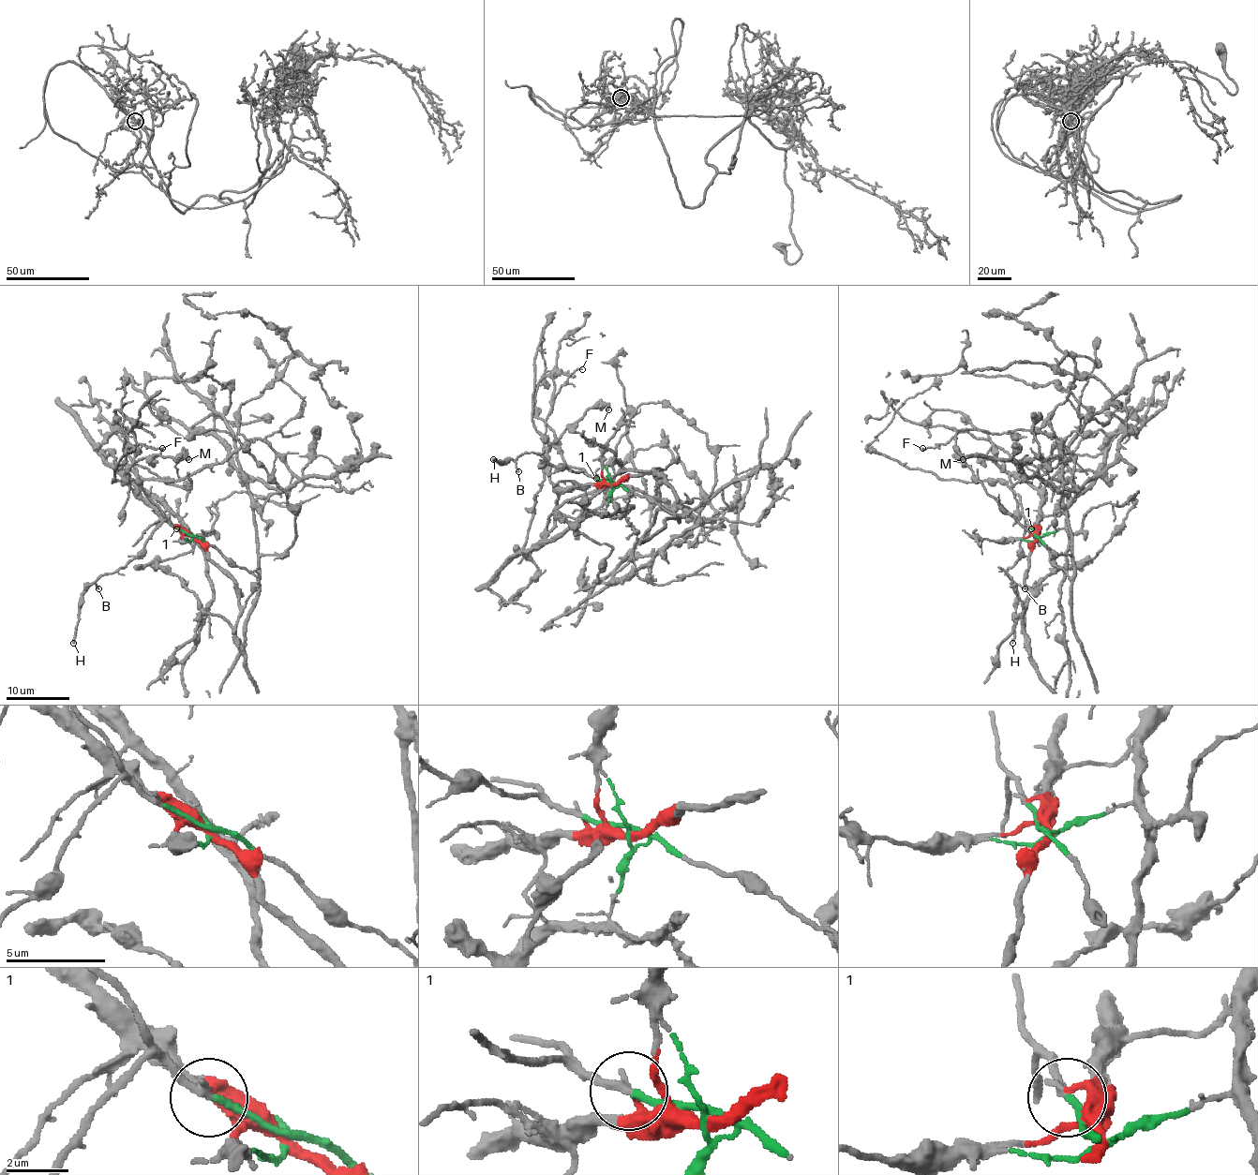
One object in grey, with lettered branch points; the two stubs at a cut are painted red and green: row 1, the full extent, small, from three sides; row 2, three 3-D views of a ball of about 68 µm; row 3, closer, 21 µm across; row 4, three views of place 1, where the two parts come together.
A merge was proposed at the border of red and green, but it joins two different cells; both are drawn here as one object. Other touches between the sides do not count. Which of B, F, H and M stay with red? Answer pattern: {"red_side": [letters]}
{"red_side": ["M"]}

